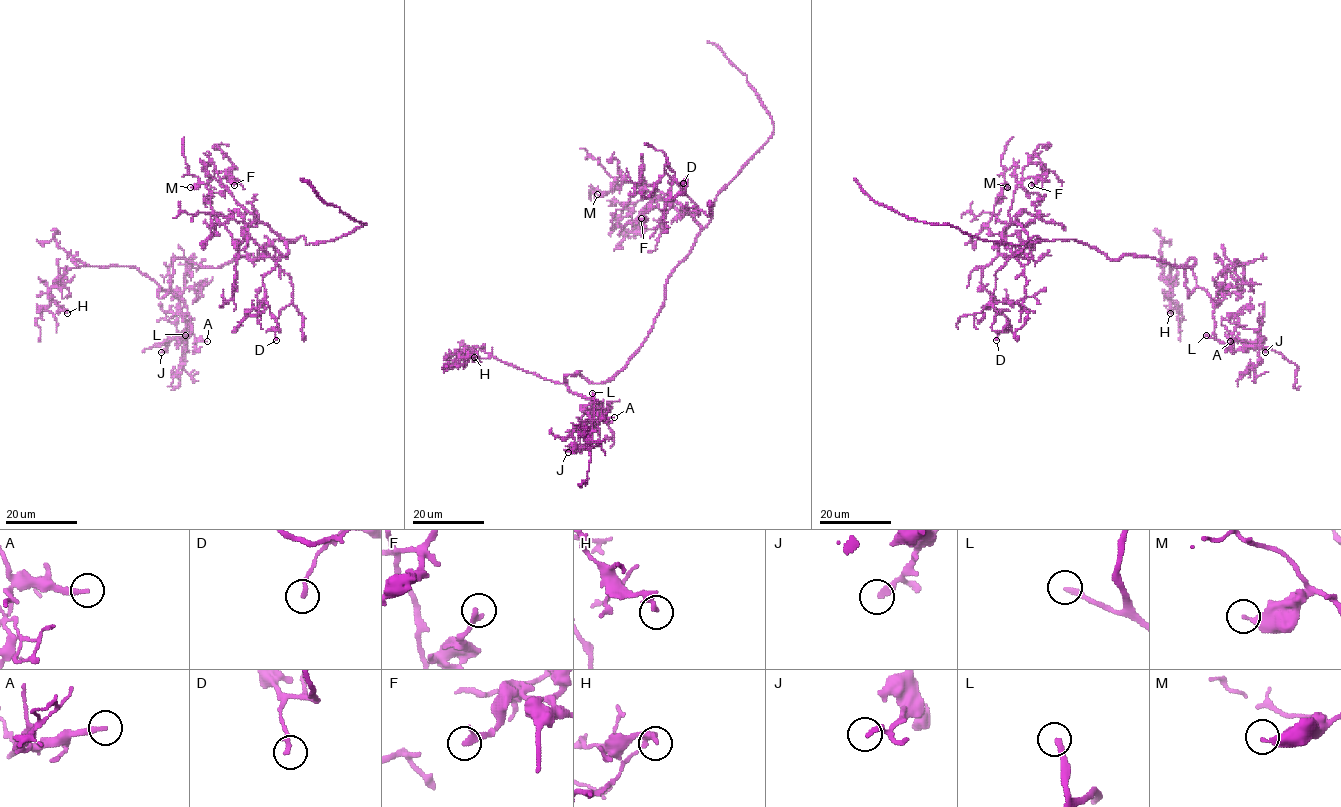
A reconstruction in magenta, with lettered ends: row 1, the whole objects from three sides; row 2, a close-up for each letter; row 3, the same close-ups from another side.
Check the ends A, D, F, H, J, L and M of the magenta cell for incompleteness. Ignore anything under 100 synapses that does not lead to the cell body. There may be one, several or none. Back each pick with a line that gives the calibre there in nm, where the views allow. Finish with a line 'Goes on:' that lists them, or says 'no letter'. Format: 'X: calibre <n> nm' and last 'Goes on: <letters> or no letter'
L: calibre 240 nm
Goes on: L

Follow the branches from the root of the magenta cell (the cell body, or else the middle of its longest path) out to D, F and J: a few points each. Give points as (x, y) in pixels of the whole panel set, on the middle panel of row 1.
D: (653, 321), (664, 300), (668, 276), (700, 229), (695, 204), (670, 183), (685, 178), (683, 183)
F: (653, 321), (664, 300), (668, 276), (690, 250), (700, 226), (659, 195), (629, 209), (633, 226), (641, 218)
J: (653, 321), (613, 376), (564, 376), (570, 391), (598, 402), (591, 446), (568, 452)

